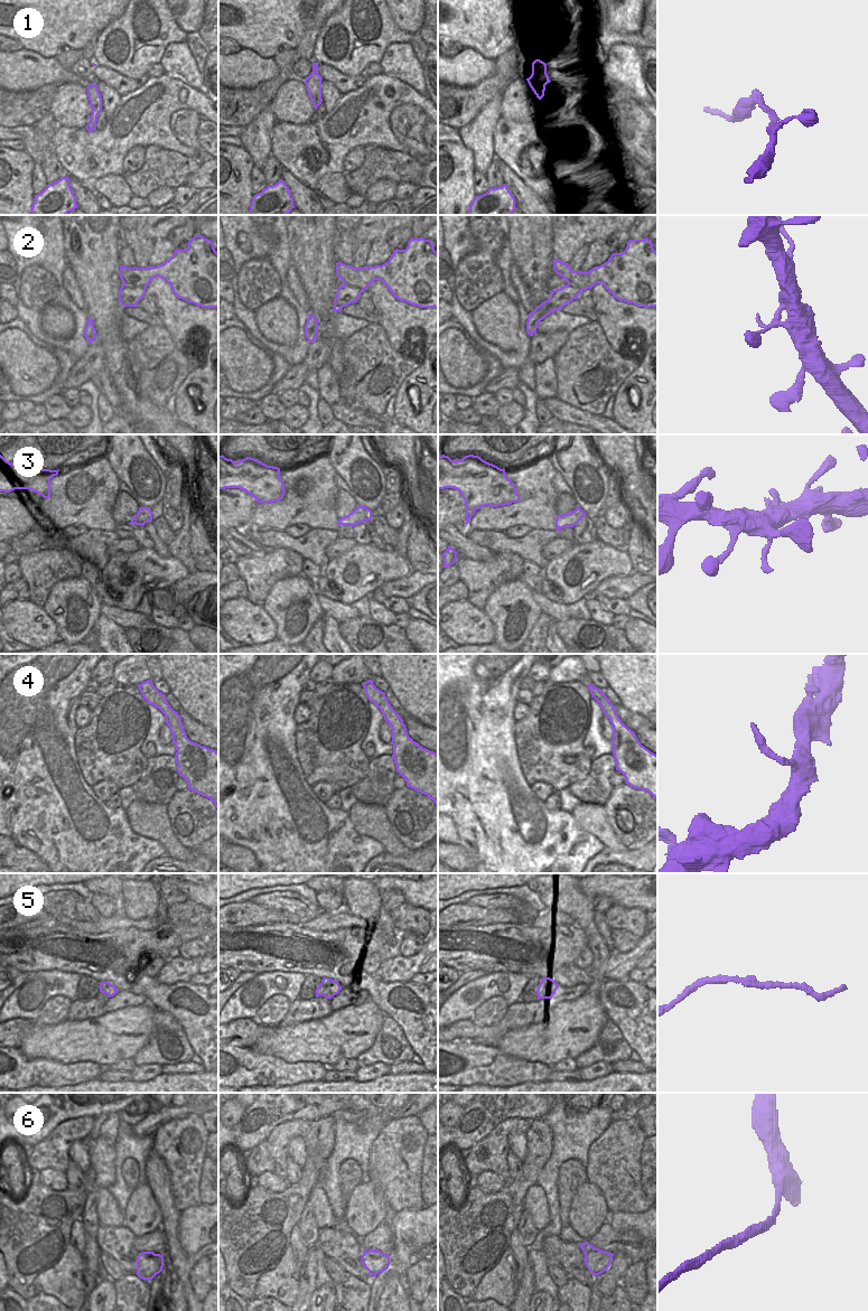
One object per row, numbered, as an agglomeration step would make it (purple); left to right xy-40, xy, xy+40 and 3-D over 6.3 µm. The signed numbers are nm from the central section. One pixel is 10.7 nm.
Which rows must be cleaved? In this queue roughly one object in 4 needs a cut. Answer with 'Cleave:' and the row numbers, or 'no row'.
Cleave: no row

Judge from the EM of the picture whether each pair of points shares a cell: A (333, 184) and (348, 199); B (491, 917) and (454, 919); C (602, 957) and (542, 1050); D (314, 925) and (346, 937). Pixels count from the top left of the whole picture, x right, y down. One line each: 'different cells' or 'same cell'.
A: same cell
B: same cell
C: same cell
D: different cells

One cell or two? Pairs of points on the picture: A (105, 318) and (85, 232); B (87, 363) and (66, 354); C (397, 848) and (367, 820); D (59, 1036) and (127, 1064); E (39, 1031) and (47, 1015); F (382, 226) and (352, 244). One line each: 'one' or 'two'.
A: one
B: two
C: one
D: two
E: two
F: one

